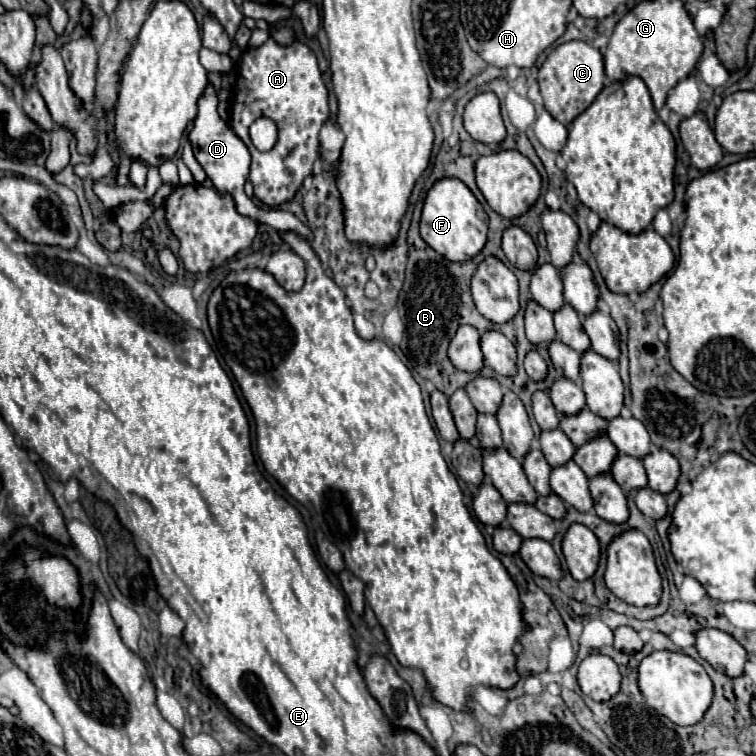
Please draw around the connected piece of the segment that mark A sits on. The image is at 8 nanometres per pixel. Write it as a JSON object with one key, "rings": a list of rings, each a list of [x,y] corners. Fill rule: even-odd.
{"rings":[[[273,39],[261,47],[249,49],[241,55],[237,63],[237,81],[233,85],[231,97],[231,129],[251,153],[251,173],[255,197],[267,207],[275,209],[295,197],[303,181],[313,173],[319,155],[319,129],[329,119],[327,87],[323,85],[321,71],[313,51],[295,41],[291,47],[281,47]],[[269,117],[277,123],[279,139],[275,147],[267,153],[259,153],[249,139],[249,125],[259,119]]]}

